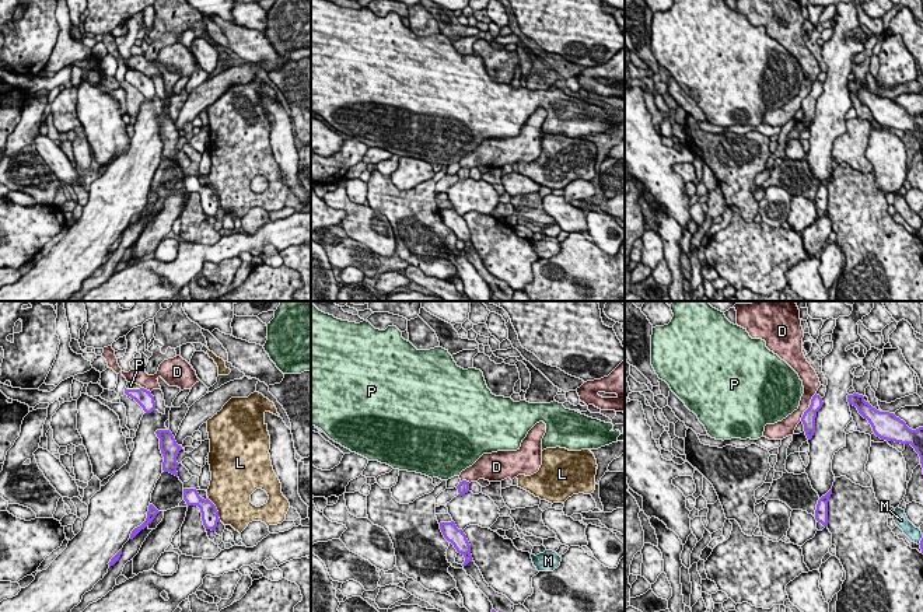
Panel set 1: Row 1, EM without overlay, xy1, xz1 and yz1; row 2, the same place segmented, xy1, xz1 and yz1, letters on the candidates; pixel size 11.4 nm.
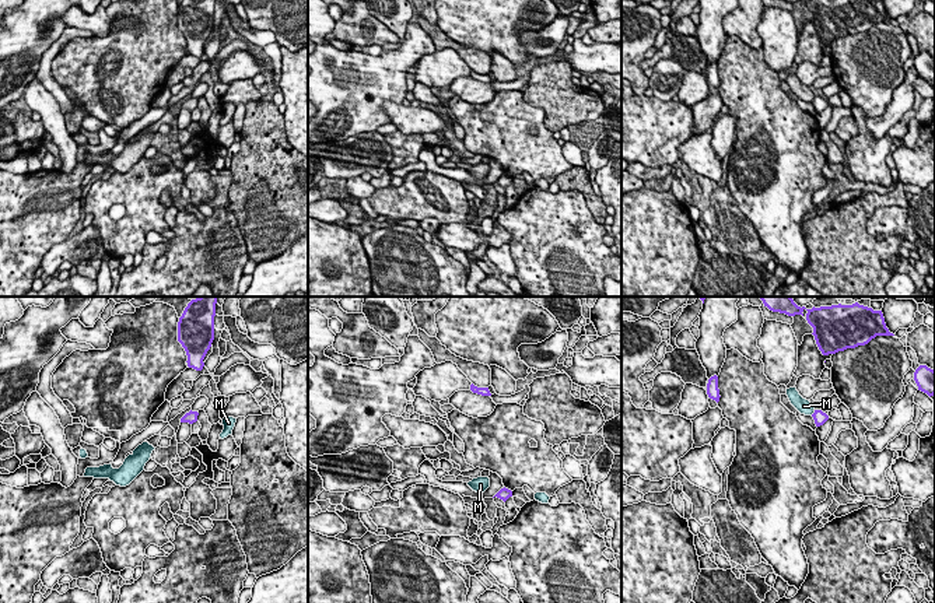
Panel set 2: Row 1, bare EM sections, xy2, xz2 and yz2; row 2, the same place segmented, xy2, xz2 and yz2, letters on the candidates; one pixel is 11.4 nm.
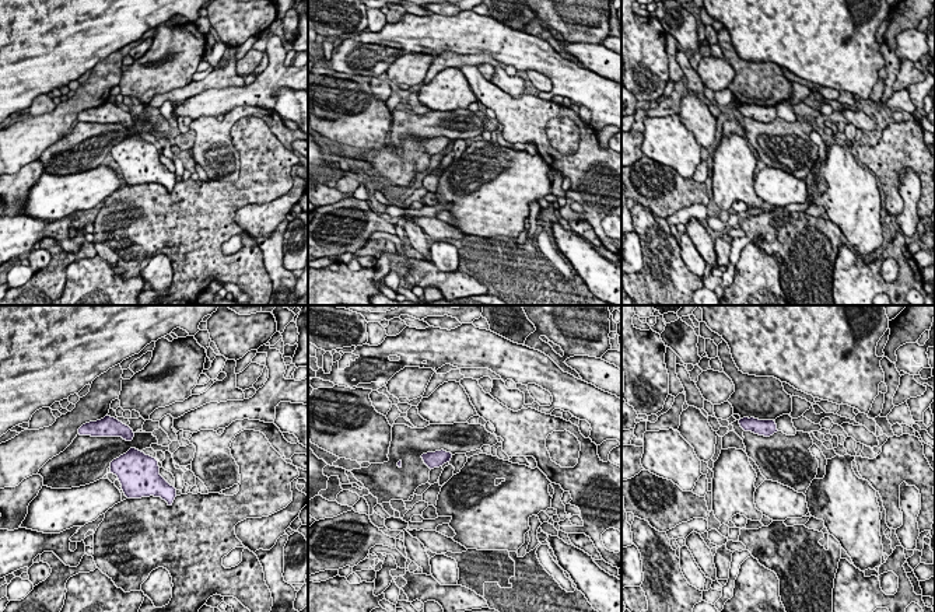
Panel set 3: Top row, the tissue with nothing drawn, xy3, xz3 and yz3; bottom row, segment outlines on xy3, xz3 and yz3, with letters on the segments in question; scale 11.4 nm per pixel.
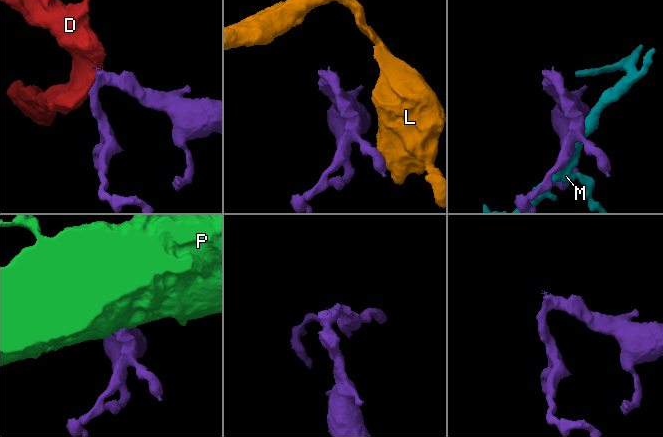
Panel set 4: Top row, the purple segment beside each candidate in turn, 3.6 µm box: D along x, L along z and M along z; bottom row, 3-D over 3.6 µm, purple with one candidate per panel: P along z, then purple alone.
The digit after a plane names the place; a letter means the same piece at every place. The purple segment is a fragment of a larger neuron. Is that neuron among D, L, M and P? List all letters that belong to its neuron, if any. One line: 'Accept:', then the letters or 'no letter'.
Accept: P

